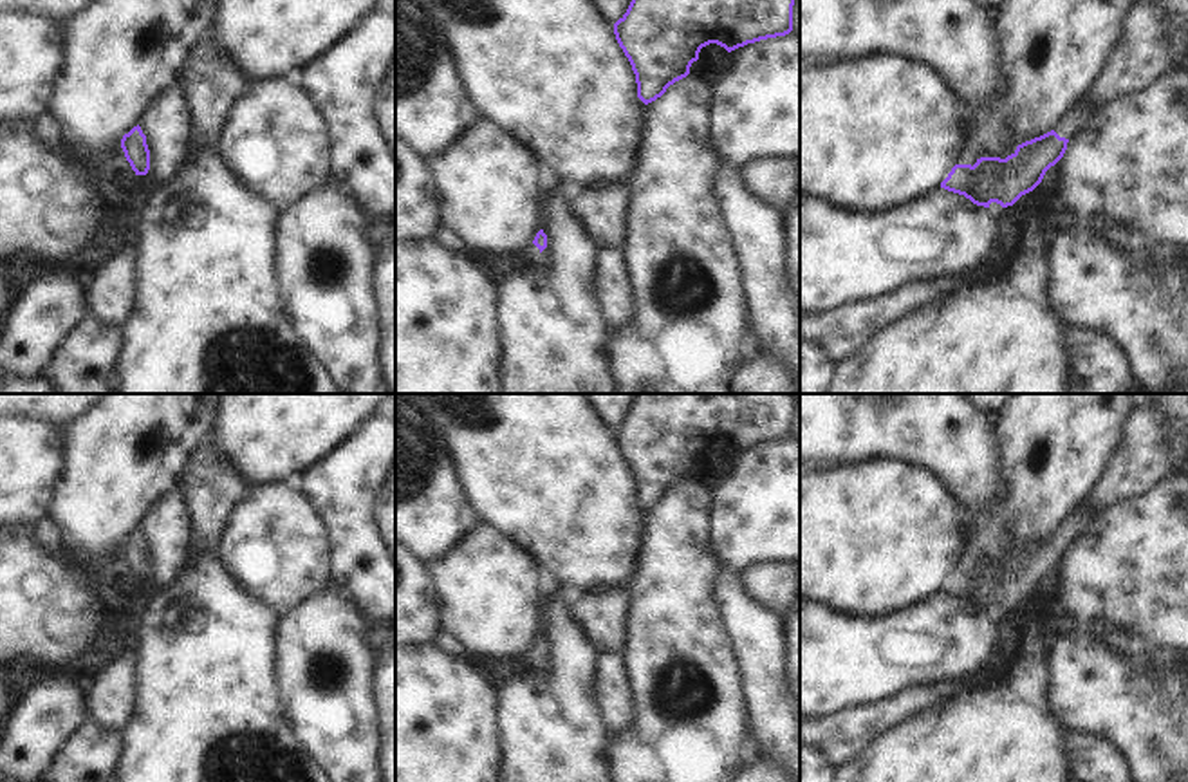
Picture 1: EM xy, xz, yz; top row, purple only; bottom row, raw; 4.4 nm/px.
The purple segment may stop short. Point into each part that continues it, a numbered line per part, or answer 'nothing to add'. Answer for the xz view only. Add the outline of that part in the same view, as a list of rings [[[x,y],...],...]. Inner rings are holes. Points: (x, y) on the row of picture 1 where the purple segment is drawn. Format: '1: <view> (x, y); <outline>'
1: xz (533, 253); [[[529,244],[525,247],[525,255],[529,258],[529,276],[536,276],[538,275],[538,269],[540,269],[540,249],[534,246],[534,244]]]

